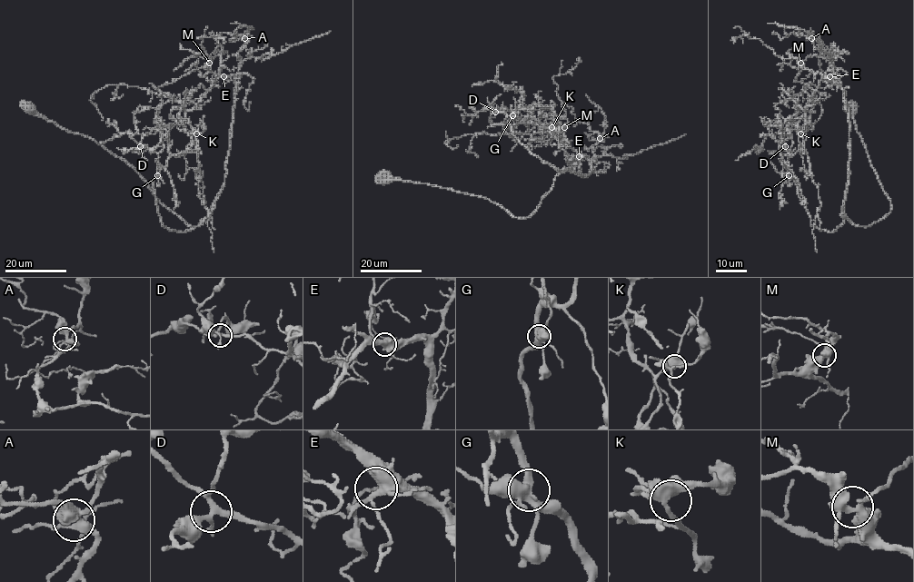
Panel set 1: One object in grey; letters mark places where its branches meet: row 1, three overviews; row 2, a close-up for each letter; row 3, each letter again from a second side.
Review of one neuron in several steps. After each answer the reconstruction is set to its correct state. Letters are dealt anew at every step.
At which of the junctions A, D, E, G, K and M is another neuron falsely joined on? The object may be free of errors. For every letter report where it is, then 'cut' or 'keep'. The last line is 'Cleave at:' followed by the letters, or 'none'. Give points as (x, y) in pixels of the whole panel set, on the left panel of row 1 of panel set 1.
A: (244, 38) | keep
D: (140, 146) | keep
E: (223, 76) | keep
G: (157, 175) | keep
K: (196, 133) | keep
M: (209, 63) | keep
Cleave at: none

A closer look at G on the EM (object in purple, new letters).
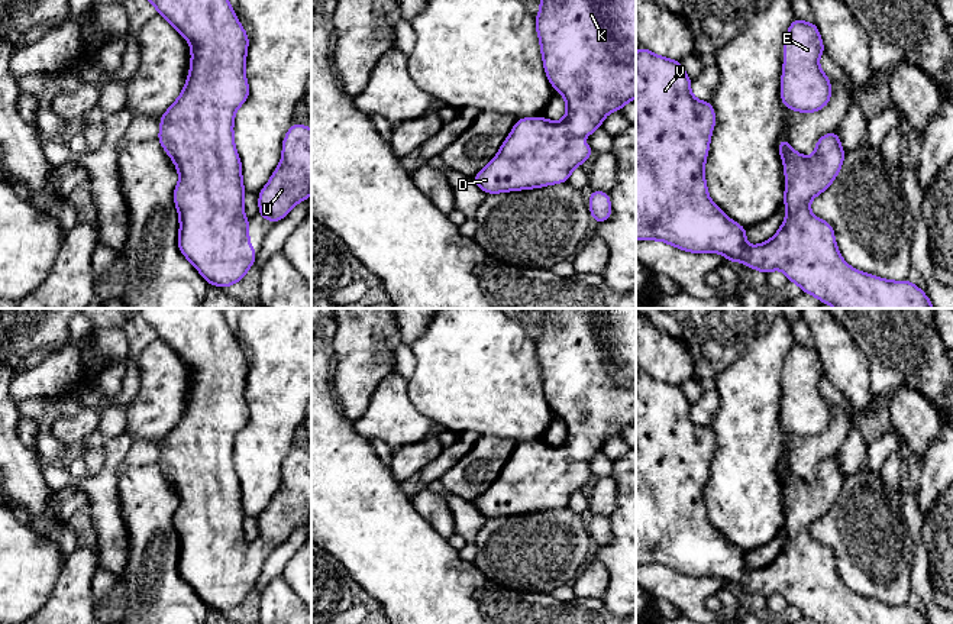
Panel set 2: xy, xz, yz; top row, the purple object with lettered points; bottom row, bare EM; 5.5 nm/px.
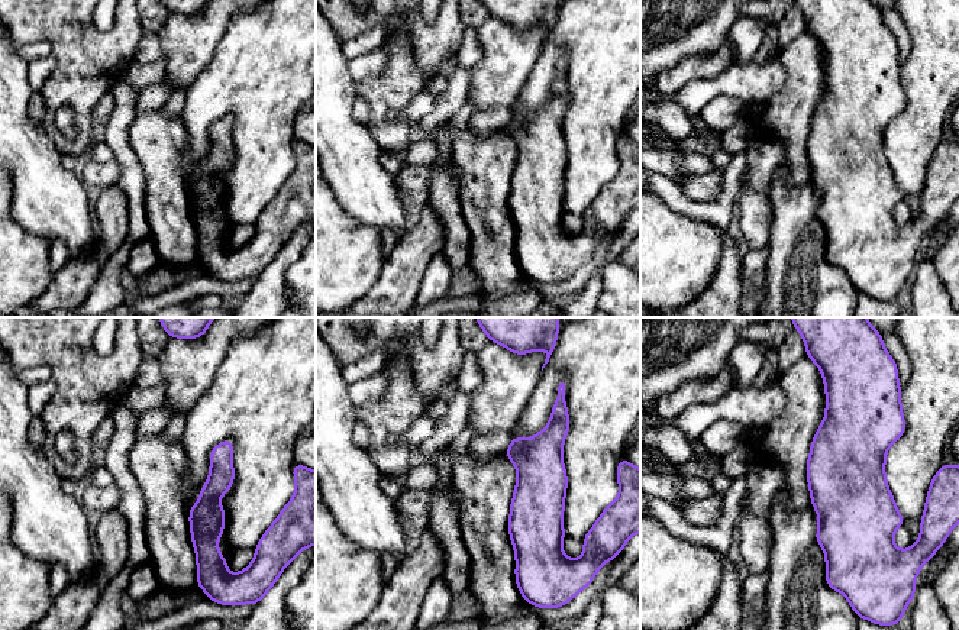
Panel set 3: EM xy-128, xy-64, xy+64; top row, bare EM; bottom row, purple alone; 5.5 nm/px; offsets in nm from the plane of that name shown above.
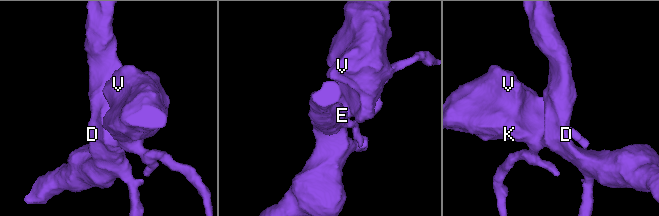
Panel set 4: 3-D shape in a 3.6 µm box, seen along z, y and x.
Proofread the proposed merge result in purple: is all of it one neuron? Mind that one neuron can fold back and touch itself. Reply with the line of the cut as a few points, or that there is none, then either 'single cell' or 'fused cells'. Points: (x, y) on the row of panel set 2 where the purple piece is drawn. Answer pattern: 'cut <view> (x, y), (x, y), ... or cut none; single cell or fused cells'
cut none; single cell

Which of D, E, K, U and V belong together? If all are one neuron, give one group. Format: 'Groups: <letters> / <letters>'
Groups: D E K U V

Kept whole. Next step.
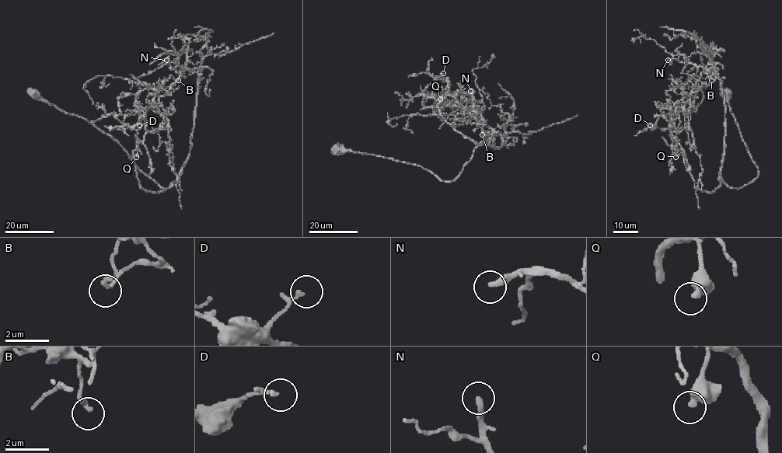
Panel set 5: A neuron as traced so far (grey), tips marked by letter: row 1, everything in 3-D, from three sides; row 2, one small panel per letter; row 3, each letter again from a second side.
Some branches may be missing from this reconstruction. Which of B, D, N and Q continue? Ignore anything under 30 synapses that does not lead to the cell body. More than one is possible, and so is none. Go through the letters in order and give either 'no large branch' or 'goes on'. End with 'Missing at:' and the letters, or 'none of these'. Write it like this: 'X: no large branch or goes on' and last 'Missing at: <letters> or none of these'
B: no large branch
D: no large branch
N: goes on
Q: no large branch
Missing at: N

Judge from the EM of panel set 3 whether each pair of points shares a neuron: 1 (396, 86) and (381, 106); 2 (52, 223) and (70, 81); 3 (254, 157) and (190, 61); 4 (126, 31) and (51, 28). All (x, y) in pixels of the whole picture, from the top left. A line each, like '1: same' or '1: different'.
1: same
2: different
3: different
4: same

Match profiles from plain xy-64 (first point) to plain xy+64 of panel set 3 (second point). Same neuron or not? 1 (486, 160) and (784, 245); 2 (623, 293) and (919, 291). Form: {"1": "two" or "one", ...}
{"1": "one", "2": "one"}

